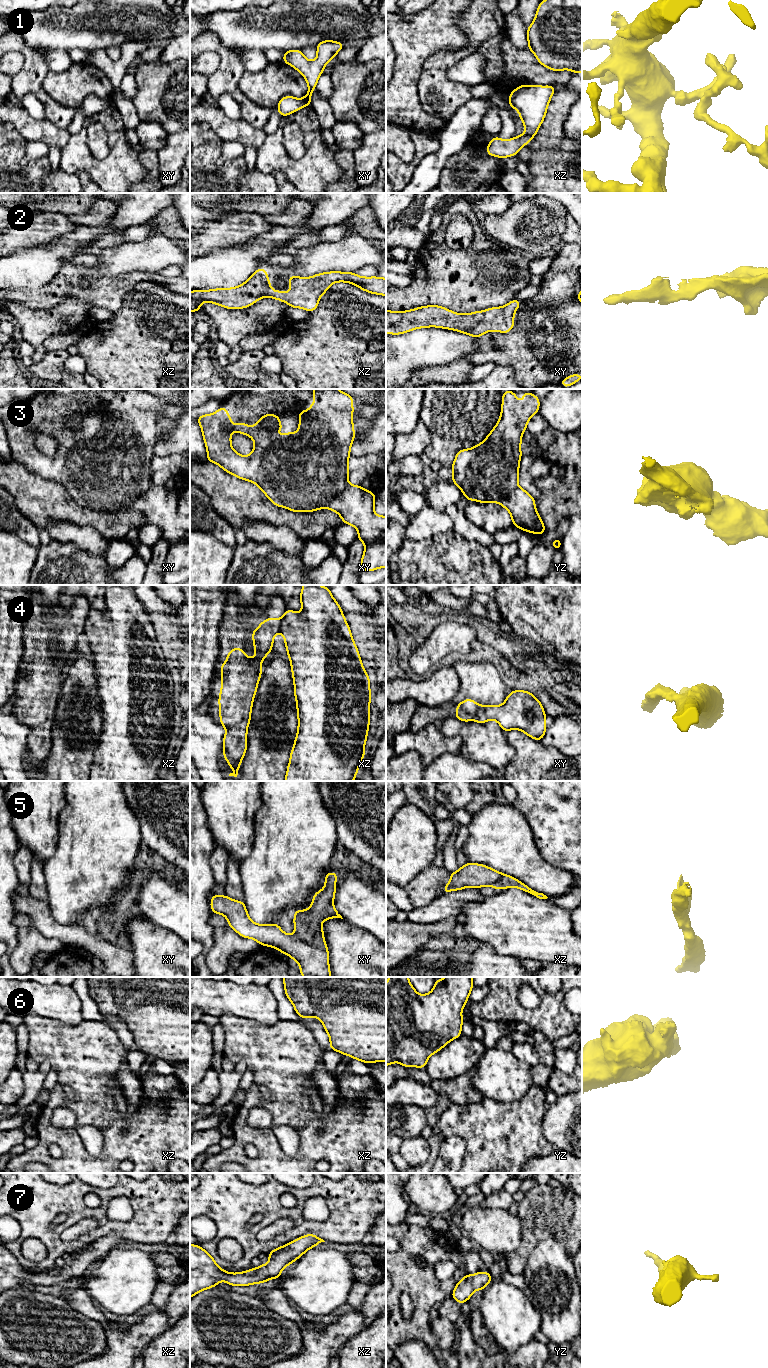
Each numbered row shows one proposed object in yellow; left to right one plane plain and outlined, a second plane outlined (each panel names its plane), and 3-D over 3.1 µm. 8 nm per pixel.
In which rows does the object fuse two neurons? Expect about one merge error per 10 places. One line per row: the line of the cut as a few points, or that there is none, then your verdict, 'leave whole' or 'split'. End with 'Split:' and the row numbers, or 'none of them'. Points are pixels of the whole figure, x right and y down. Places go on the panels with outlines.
1: cut none; leave whole
2: cut none; leave whole
3: cut xy (348, 483), (324, 507); split
4: cut xy (477, 705), (473, 718); split
5: cut none; leave whole
6: cut none; leave whole
7: cut none; leave whole
Split: 3, 4

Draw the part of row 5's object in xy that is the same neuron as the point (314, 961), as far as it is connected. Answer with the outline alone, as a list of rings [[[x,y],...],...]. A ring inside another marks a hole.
[[[329,872],[325,875],[325,887],[313,895],[313,902],[308,910],[296,910],[293,924],[295,933],[288,935],[282,931],[277,923],[274,924],[256,924],[250,918],[243,901],[236,901],[226,895],[218,896],[212,894],[210,901],[211,910],[214,914],[222,914],[228,920],[228,925],[244,938],[256,940],[262,946],[271,946],[278,949],[282,954],[287,954],[292,960],[300,965],[300,975],[303,977],[331,977],[329,969],[329,953],[324,940],[324,932],[321,924],[324,920],[330,918],[342,918],[336,911],[333,900],[336,891],[336,878],[338,873]]]

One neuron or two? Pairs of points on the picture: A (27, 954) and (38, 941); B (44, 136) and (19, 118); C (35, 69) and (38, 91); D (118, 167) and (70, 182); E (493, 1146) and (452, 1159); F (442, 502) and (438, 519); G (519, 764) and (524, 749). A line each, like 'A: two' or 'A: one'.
A: one
B: one
C: one
D: two
E: two
F: two
G: one

